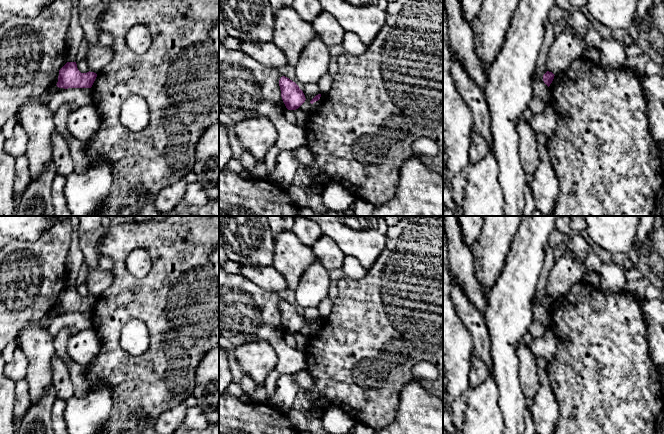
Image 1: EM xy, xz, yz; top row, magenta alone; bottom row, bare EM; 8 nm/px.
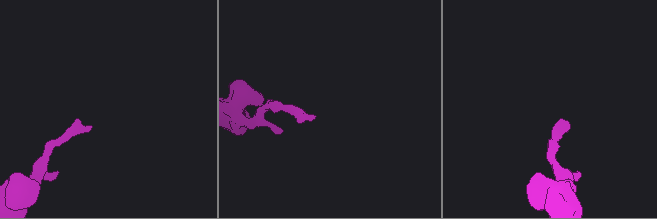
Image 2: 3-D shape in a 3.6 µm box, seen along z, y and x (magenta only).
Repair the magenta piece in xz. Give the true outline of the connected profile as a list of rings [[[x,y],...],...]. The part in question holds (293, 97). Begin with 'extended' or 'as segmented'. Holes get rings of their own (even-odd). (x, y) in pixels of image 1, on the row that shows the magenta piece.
as segmented | [[[282,76],[279,80],[282,100],[288,110],[298,109],[306,100],[303,91],[289,78]]]

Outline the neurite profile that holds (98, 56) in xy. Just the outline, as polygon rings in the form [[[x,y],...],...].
[[[99,42],[90,46],[85,54],[90,72],[99,73],[113,58],[111,47],[102,46]]]

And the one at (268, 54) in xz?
[[[241,41],[240,50],[266,67],[280,70],[288,65],[285,54],[272,41],[267,43]]]

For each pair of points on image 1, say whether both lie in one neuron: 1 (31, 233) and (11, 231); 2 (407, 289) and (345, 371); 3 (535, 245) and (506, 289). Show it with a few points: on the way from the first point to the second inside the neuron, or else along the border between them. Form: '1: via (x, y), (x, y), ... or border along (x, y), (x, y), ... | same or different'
1: via (26, 231), (16, 231) | same
2: via (385, 311), (378, 313), (345, 346), (345, 349) | same
3: via (526, 256), (521, 273), (517, 278) | same

